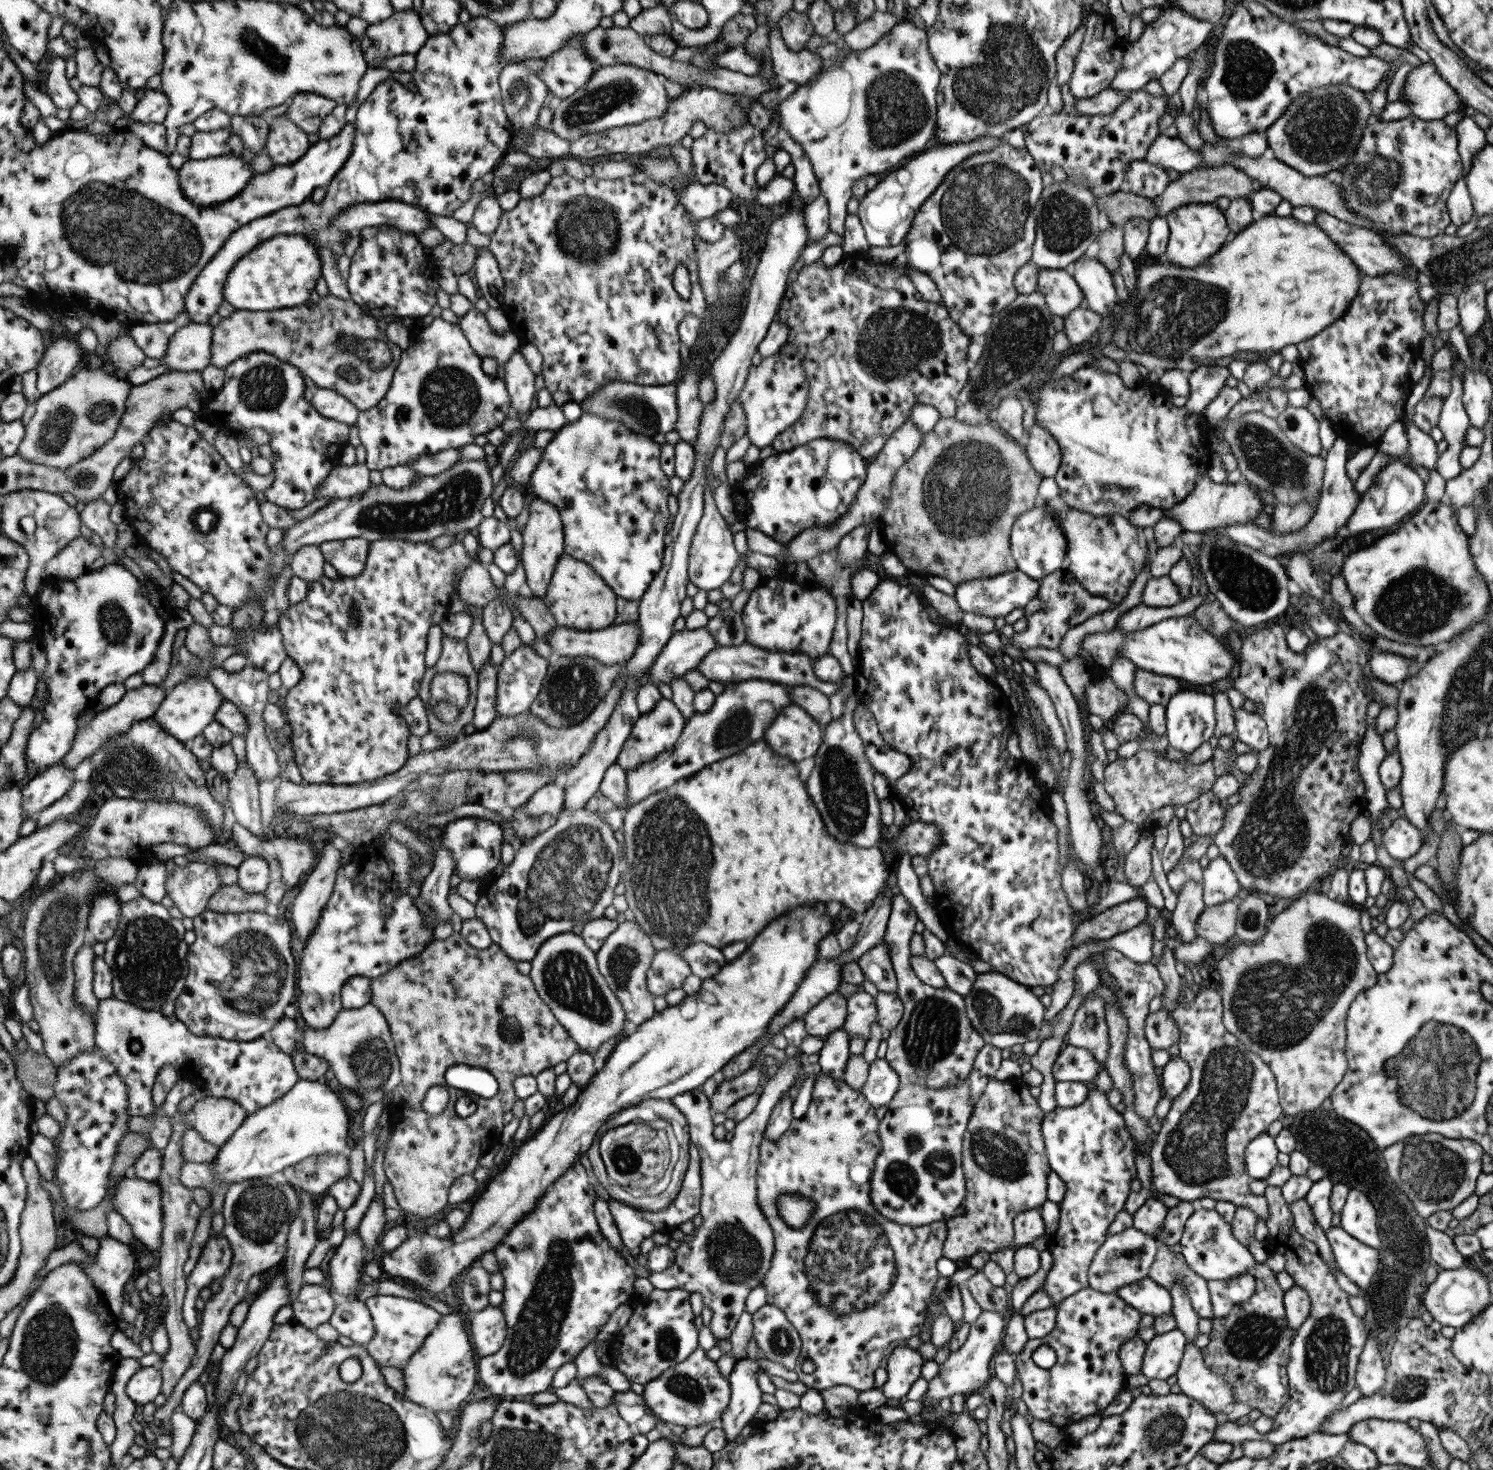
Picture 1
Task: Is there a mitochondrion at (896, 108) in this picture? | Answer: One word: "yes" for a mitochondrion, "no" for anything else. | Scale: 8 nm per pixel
yes

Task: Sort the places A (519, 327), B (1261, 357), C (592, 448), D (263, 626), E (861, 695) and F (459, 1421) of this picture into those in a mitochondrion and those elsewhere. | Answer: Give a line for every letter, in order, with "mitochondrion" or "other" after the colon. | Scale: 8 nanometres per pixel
A: other
B: other
C: mitochondrion
D: other
E: other
F: other

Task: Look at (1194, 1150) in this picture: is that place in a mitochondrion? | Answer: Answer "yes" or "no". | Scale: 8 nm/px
yes

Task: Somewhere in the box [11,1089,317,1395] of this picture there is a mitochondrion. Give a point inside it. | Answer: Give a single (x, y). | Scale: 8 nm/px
(48, 1349)

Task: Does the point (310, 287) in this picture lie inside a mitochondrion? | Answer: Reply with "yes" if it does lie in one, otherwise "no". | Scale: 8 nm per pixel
no

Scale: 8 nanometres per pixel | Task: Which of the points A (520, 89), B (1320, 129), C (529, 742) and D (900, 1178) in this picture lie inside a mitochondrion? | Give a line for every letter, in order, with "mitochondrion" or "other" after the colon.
A: mitochondrion
B: mitochondrion
C: mitochondrion
D: mitochondrion

